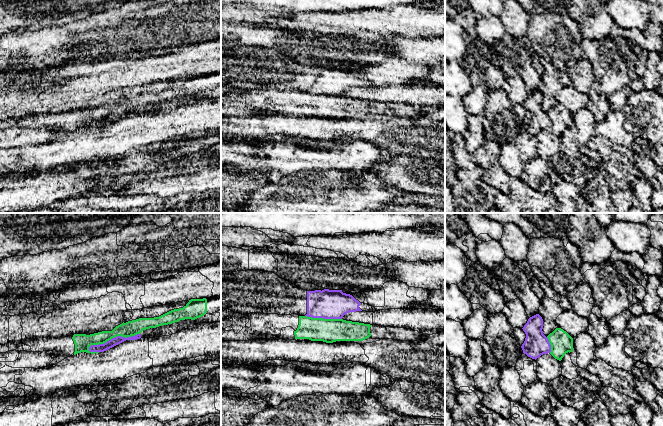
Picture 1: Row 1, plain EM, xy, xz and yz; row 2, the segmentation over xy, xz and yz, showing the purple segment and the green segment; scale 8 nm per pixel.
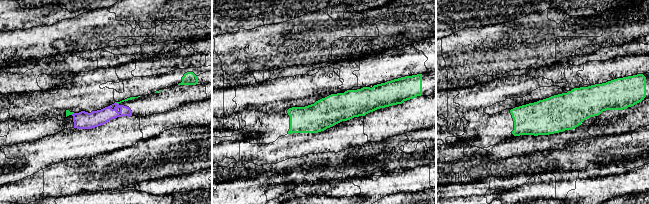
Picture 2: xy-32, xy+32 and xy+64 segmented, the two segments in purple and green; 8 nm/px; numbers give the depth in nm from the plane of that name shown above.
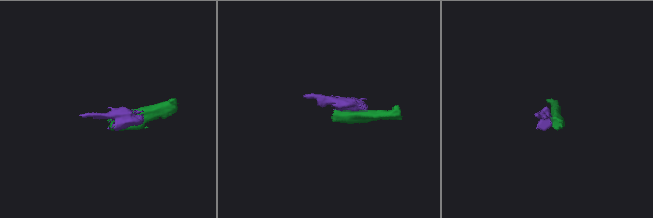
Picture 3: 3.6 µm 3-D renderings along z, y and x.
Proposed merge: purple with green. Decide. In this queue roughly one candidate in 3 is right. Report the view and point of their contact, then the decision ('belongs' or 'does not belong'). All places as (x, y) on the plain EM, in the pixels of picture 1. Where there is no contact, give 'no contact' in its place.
contact xy (113, 114); does not belong

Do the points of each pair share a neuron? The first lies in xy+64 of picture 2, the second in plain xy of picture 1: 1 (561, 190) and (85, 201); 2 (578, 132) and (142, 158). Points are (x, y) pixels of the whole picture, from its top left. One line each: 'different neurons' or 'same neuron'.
1: different neurons
2: different neurons

